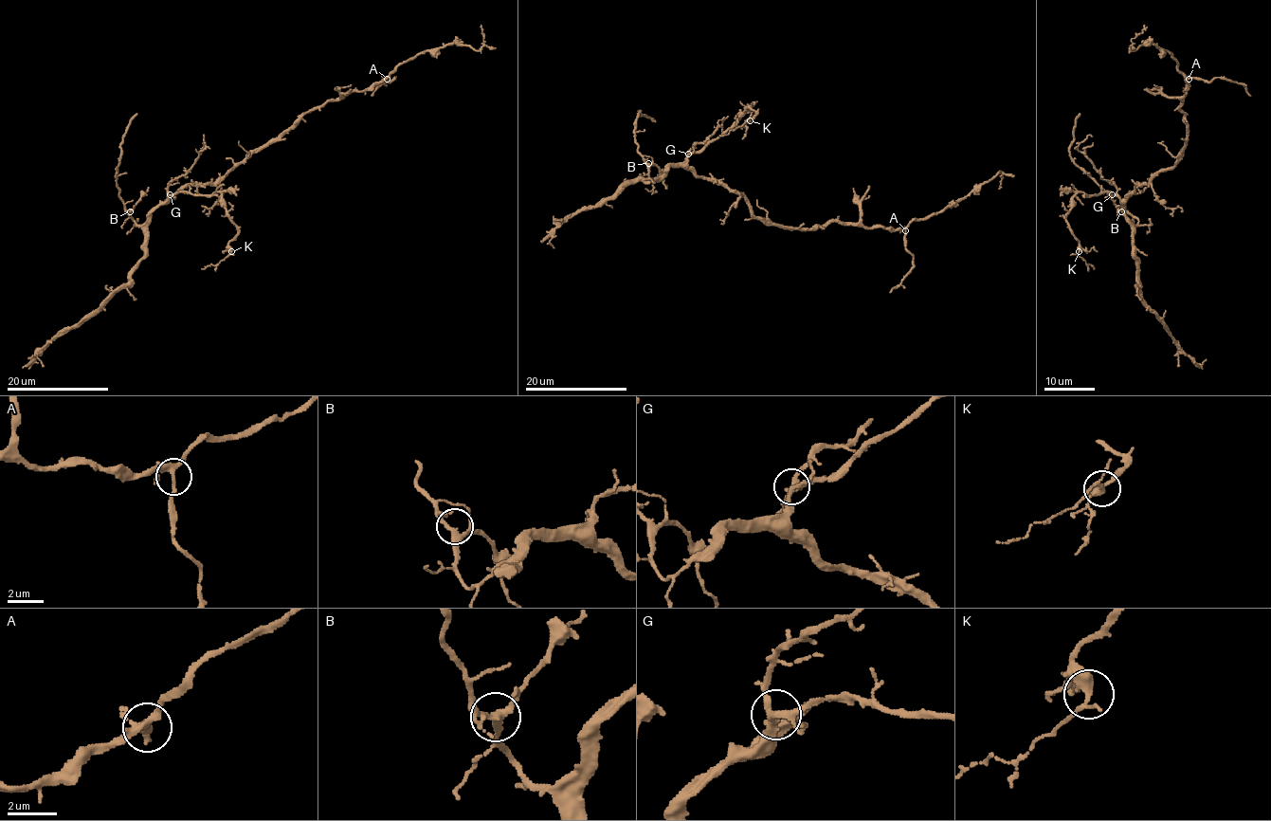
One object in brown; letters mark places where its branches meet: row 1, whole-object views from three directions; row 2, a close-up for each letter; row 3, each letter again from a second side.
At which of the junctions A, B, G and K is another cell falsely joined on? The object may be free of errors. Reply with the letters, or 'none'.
none

